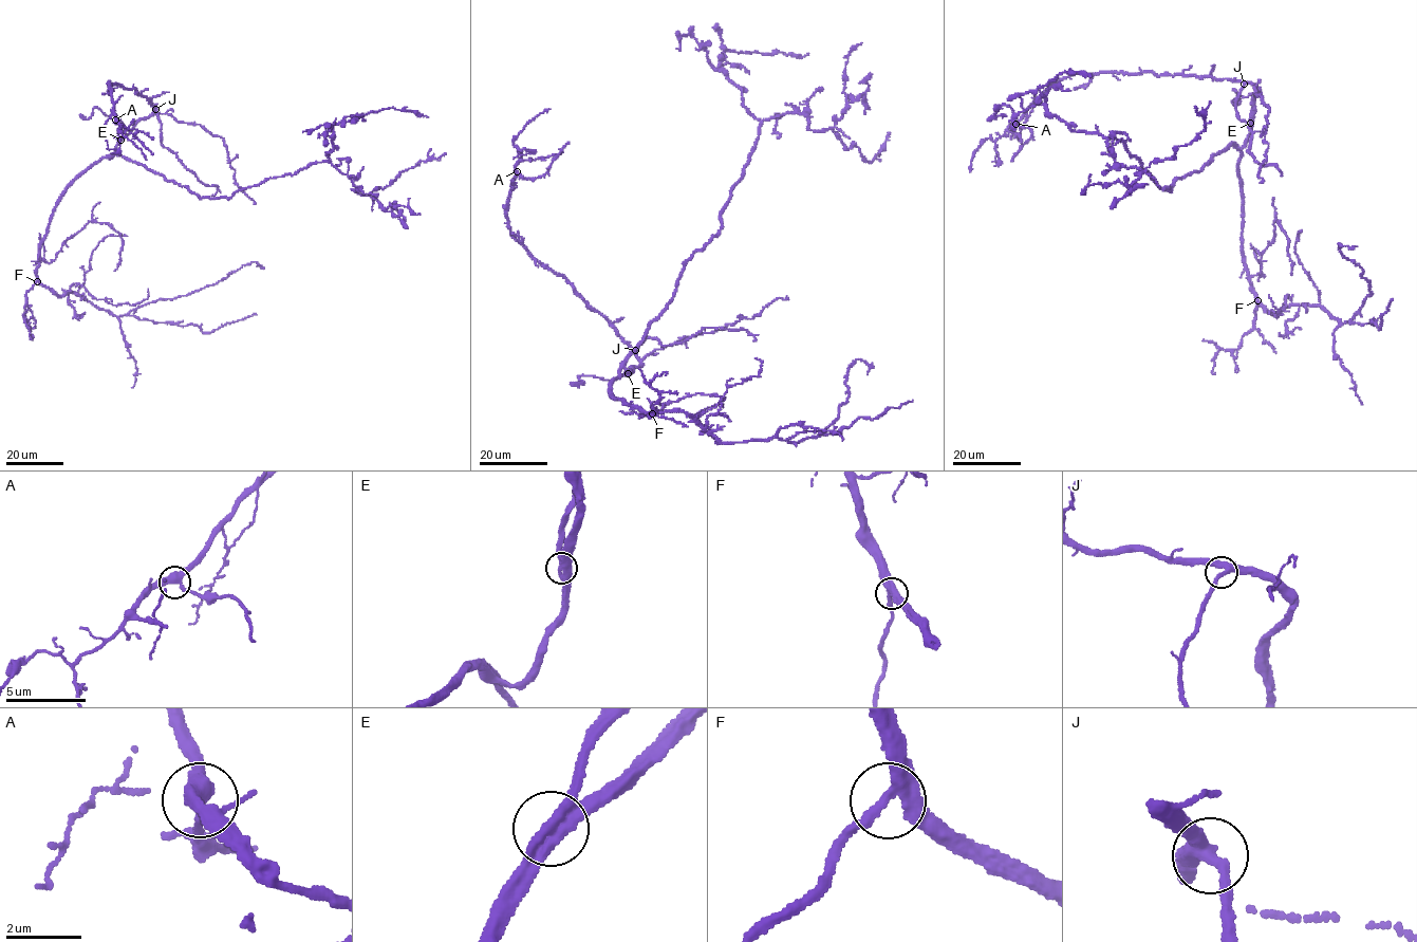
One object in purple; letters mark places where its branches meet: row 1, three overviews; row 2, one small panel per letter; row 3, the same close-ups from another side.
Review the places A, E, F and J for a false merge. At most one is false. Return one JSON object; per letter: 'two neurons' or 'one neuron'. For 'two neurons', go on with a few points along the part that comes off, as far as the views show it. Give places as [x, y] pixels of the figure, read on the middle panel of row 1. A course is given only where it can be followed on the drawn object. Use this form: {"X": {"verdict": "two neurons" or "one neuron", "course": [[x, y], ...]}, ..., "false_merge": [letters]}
{"A": {"verdict": "one neuron"}, "E": {"verdict": "one neuron"}, "F": {"verdict": "one neuron"}, "J": {"verdict": "one neuron"}, "false_merge": []}

